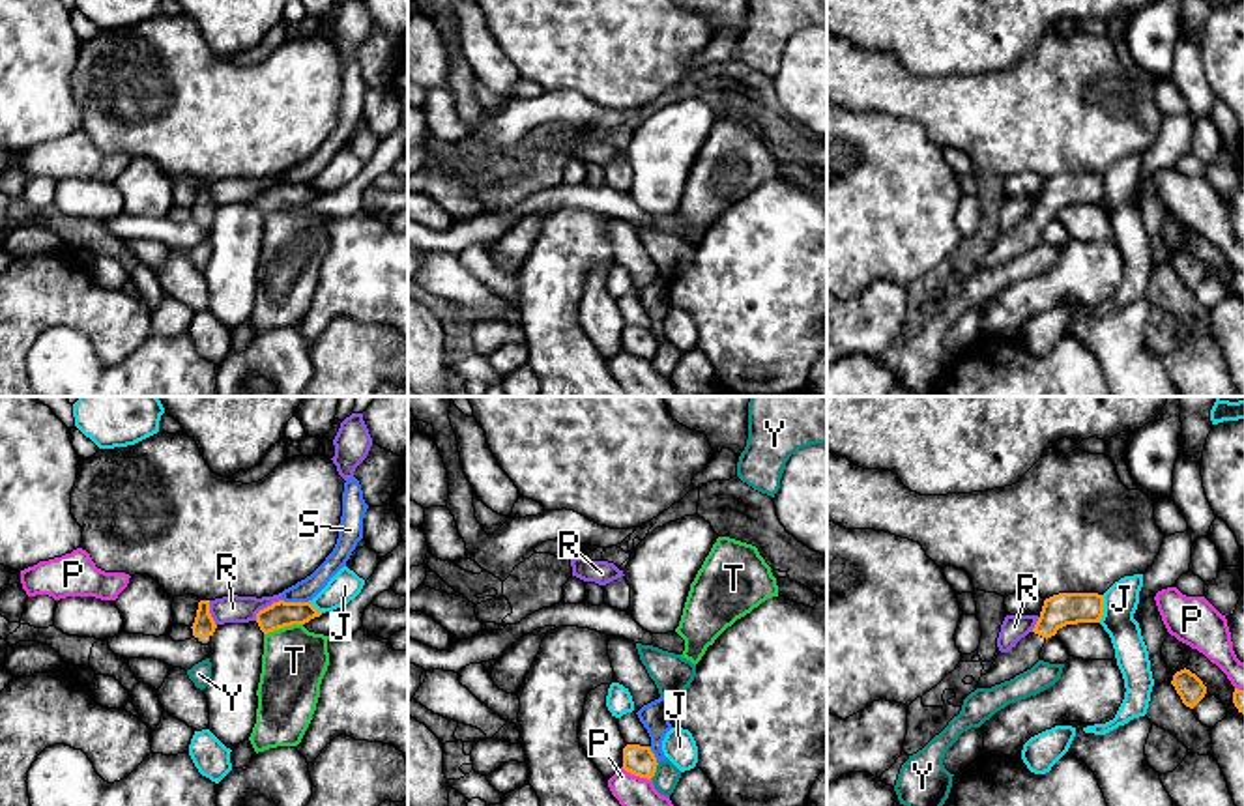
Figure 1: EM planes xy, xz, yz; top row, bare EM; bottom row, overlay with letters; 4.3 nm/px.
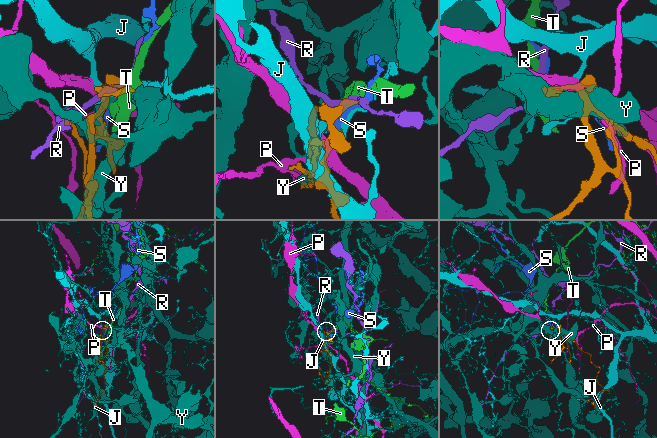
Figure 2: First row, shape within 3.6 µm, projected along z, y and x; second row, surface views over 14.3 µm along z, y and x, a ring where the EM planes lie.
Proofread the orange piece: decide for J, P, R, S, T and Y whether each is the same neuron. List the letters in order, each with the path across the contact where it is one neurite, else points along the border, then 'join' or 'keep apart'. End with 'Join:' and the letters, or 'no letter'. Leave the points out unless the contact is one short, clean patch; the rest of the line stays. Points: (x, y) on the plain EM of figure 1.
J: keep apart
P: keep apart
R: along xy (281, 180), (264, 187), (255, 201) | keep apart
S: keep apart
T: along xy (302, 204), (279, 208), (264, 215) | keep apart
Y: keep apart
Join: no letter

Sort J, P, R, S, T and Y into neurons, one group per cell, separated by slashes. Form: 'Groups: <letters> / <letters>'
Groups: J / P / R / S / T / Y

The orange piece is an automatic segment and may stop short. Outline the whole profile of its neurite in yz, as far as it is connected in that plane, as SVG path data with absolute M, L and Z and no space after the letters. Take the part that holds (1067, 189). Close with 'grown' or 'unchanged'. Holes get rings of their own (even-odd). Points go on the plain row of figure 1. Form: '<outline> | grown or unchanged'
M1059 174L1044 181L1034 209L1008 234L999 234L991 251L980 258L976 269L991 269L1031 251L1040 241L1048 219L1059 209L1078 204L1100 204L1104 178L1098 174Z | grown

